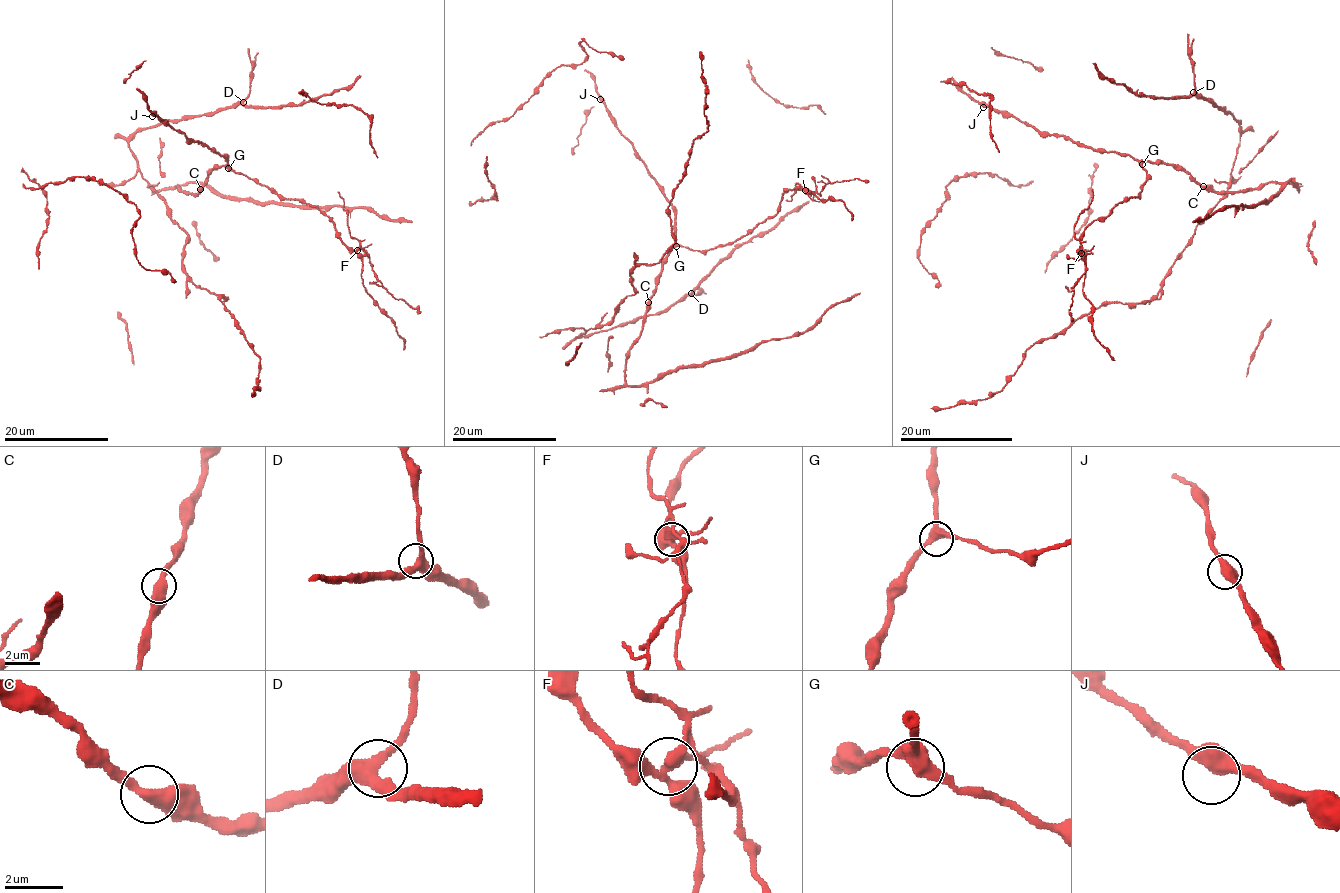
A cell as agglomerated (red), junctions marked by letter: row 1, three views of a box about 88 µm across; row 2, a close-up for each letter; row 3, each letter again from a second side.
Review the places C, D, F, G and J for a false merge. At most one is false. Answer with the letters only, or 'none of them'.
F

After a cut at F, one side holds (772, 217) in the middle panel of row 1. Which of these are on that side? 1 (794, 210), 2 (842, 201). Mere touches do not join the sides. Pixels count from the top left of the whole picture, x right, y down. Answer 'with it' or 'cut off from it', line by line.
1: with it
2: with it

